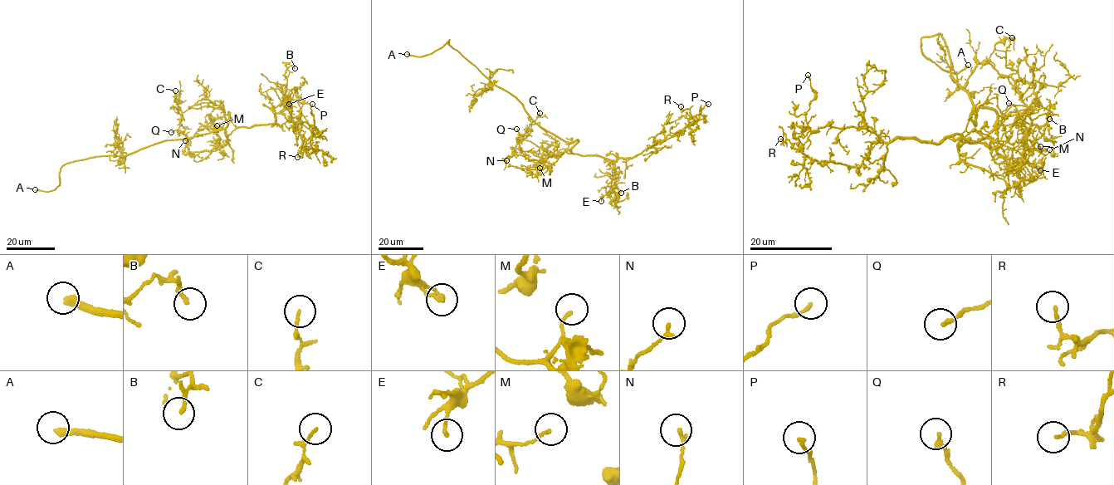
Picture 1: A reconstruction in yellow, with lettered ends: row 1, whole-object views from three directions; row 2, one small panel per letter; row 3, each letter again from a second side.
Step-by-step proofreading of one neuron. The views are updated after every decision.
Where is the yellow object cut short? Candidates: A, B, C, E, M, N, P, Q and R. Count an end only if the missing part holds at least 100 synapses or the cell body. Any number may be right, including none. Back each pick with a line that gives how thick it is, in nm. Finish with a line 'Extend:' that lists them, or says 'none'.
A: 340 nm thick
Extend: A

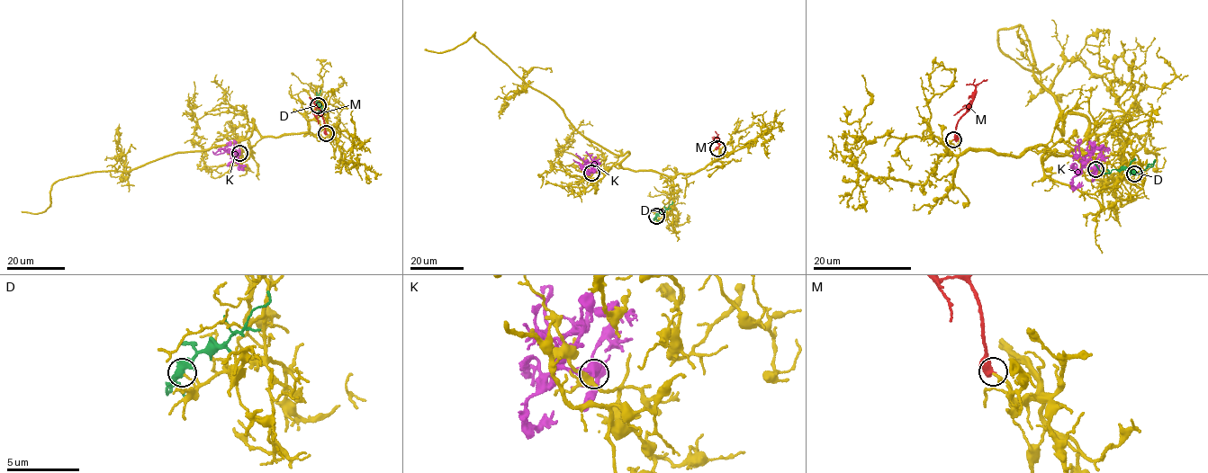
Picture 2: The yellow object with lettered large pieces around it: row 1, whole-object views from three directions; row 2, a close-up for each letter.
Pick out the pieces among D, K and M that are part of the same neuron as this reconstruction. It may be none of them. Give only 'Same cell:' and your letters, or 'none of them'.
Same cell: M

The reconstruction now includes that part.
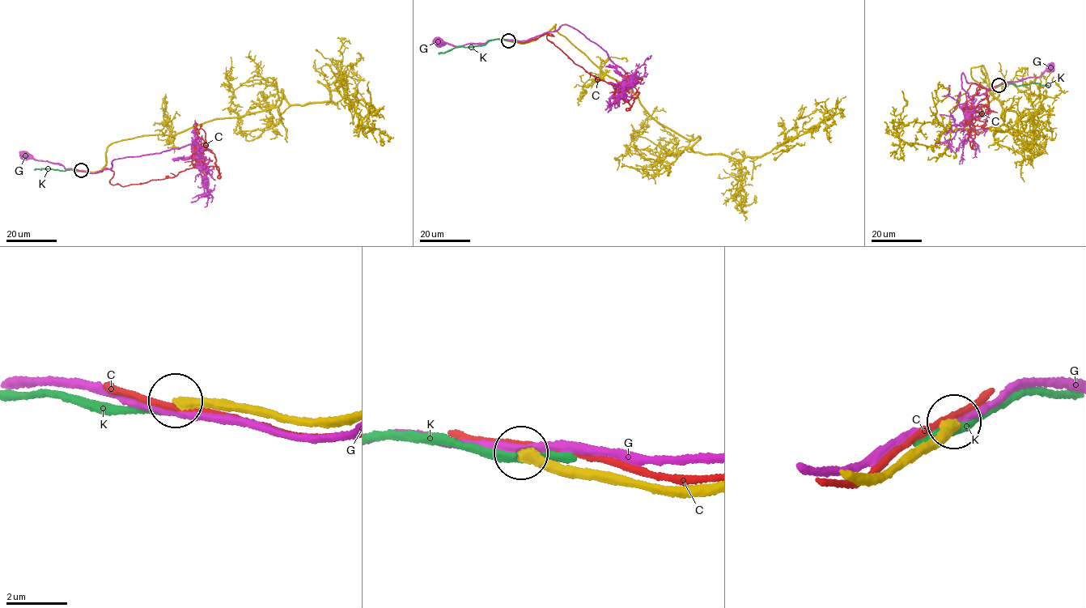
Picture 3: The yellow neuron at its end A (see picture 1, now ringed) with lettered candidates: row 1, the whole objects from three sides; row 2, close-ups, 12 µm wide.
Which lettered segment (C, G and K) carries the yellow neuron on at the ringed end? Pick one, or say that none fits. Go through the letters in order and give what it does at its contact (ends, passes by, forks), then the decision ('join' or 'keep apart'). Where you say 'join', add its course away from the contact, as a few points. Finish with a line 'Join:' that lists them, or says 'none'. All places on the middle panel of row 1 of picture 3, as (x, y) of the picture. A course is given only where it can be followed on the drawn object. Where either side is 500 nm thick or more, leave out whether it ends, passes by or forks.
C: it passes by; keep apart
G: it passes by; keep apart
K: it passes by; keep apart
Join: none

